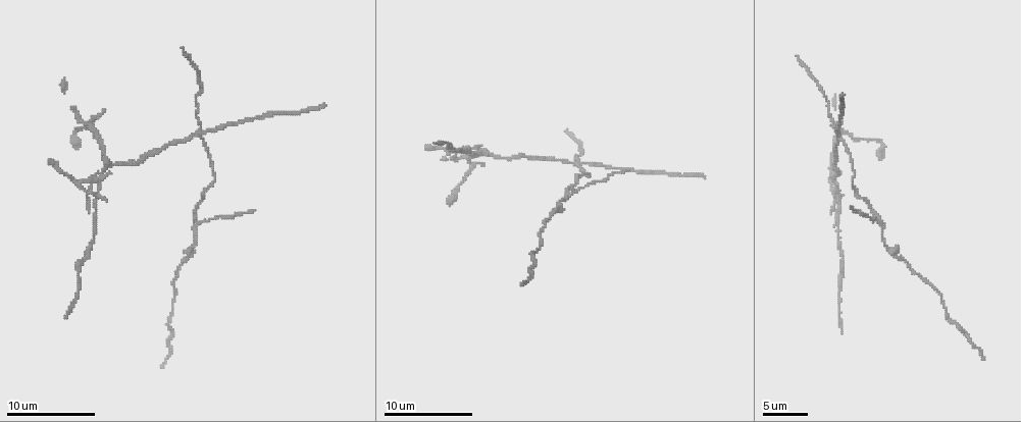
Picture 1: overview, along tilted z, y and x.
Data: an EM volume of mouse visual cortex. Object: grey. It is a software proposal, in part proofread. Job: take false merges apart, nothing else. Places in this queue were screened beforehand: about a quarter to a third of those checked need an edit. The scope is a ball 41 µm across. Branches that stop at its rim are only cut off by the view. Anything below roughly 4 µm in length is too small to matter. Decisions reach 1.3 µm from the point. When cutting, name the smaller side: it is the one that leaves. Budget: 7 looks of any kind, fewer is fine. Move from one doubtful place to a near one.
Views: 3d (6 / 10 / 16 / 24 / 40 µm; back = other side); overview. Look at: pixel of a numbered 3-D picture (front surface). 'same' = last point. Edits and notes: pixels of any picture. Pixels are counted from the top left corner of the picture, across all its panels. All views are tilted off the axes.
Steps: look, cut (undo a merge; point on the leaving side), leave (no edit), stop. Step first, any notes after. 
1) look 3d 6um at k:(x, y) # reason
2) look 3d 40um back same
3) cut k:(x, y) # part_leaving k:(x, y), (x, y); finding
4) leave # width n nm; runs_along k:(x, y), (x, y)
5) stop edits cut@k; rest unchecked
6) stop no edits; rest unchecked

look 3d 10um at 1:(581, 162) # four or more arms meet

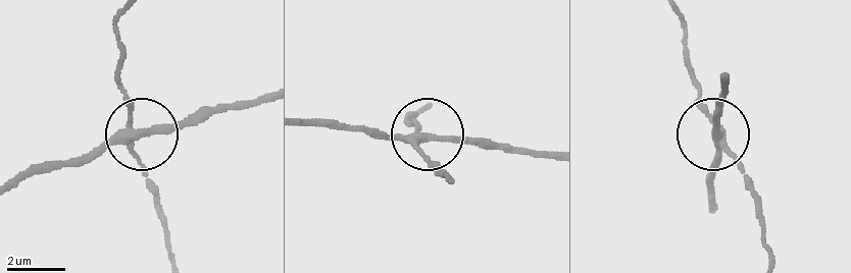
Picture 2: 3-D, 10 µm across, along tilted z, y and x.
cut 2:(126, 98) # arms 4; a second neuron is stuck on

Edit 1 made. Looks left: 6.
look 3d 16um at 1:(88, 123) # four or more arms meet

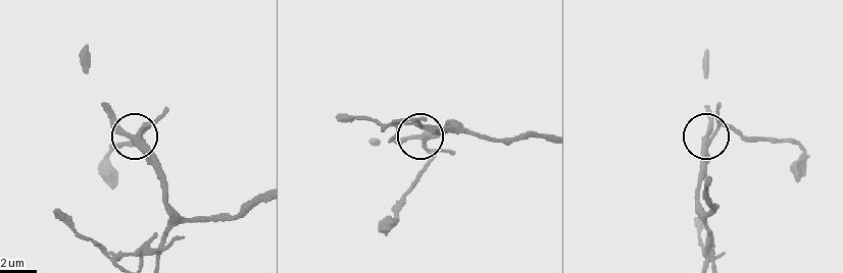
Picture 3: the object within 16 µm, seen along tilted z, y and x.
cut 3:(426, 167) # width 270 nm; part_leaving 3:(714, 137), (726, 127), (791, 142), (801, 154), (798, 179); two neurons meet here

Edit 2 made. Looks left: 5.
look 3d 6um at 1:(96, 182) # four or more arms meet

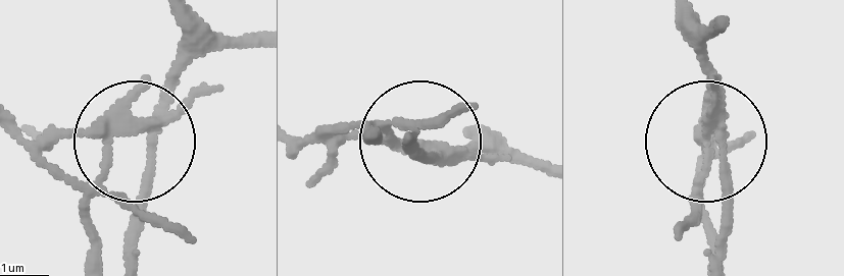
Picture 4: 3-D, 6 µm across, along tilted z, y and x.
cut 4:(99, 177) # arms 4; part_leaving 4:(153, 126), (10, 130); a second neuron is stuck on

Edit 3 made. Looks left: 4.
stop edits cut@2, cut@3, cut@4; rest unchecked

